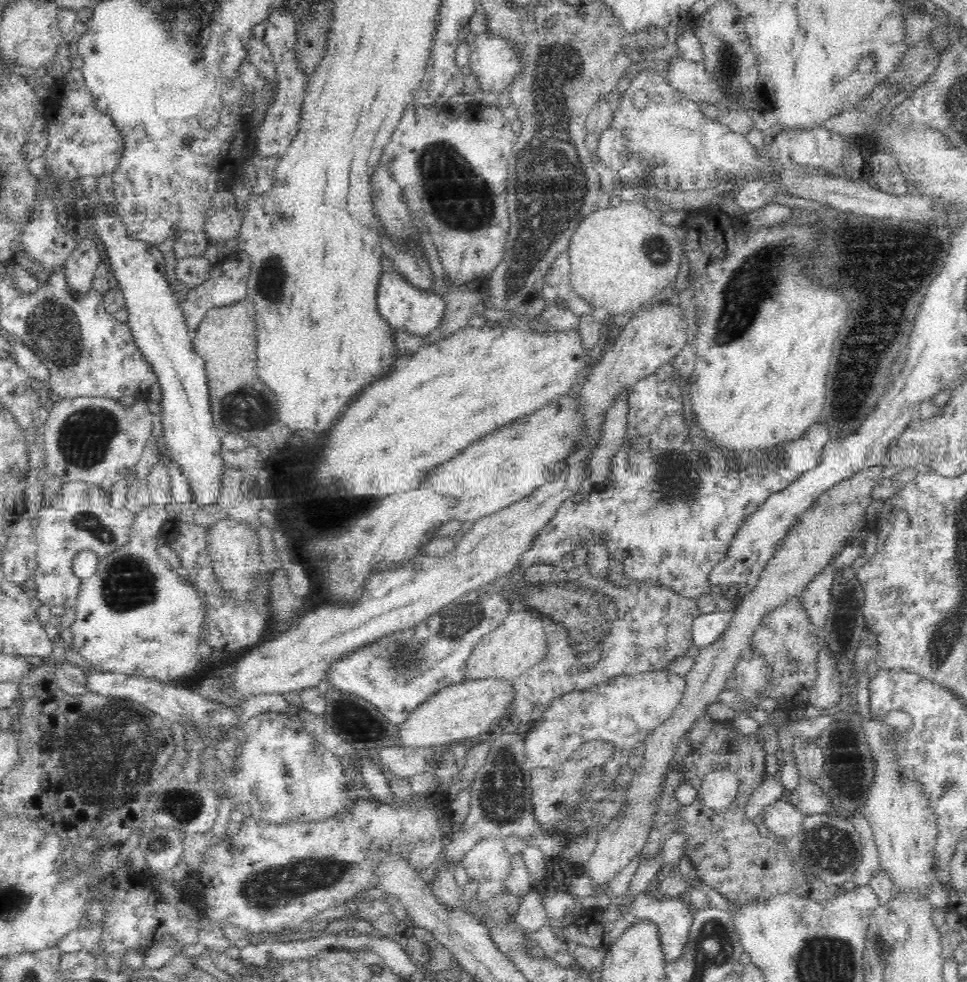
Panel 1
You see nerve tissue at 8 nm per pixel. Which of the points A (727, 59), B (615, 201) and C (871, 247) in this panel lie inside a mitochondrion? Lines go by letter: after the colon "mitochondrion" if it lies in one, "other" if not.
A: mitochondrion
B: other
C: mitochondrion

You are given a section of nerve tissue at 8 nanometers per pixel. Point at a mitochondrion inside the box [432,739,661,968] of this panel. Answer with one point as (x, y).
(505, 797)

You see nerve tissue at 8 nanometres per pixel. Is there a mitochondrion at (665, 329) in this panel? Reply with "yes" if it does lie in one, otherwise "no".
no

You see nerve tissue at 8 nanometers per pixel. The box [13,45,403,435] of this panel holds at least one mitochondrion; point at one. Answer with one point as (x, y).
(53, 327)

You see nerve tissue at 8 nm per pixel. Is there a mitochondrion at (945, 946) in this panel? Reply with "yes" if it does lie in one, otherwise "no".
no

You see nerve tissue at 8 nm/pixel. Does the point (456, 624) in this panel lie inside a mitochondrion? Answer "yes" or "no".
yes

